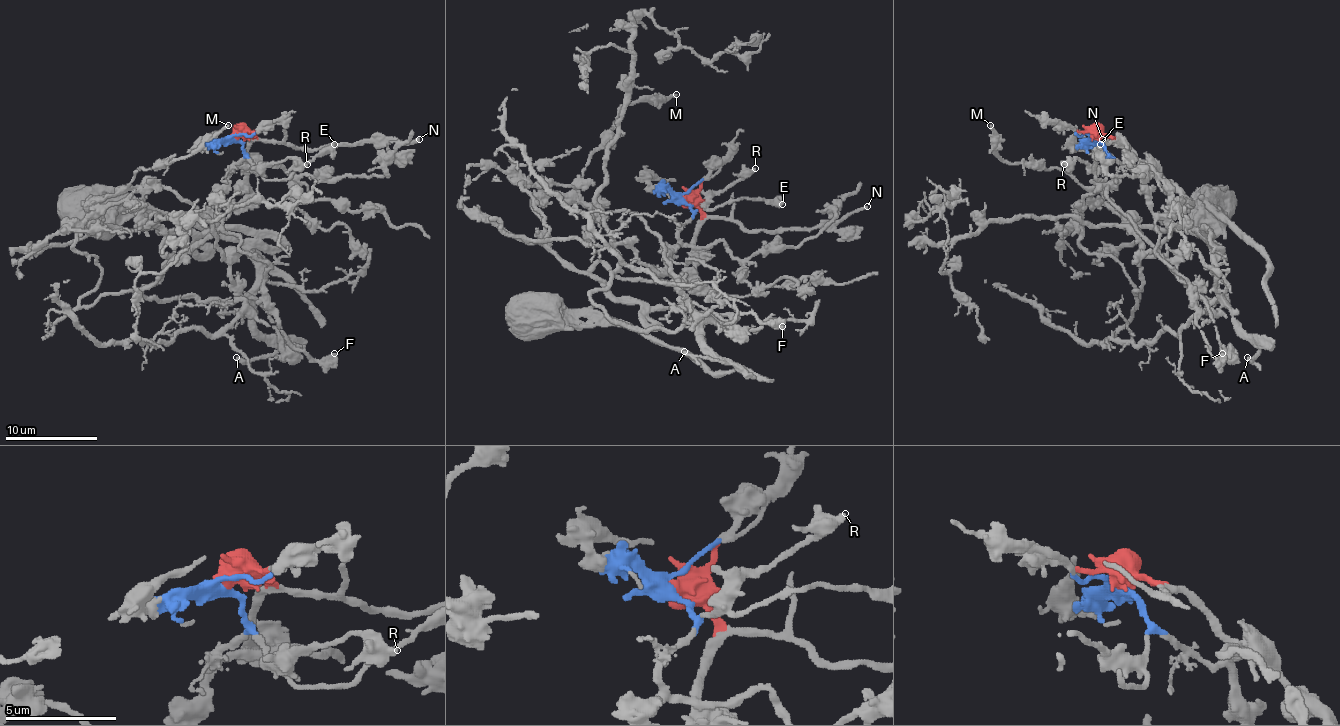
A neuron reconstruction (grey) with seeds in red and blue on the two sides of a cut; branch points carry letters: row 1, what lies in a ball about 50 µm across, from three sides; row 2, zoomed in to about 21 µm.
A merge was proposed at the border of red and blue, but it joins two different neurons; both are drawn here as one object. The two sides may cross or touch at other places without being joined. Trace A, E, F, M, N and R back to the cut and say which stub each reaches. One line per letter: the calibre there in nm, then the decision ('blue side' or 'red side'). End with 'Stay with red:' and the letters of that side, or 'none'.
A: 280 nm | red side
E: 360 nm | blue side
F: 500 nm | blue side
M: 220 nm | red side
N: 240 nm | red side
R: 480 nm | blue side
Stay with red: A, M, N

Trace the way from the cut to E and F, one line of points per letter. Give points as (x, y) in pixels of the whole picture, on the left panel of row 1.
E: (233, 138), (247, 154), (247, 161), (266, 180), (284, 180), (335, 143)
F: (233, 138), (245, 154), (229, 173), (220, 221), (270, 268), (266, 307), (282, 334), (314, 360), (335, 353)

